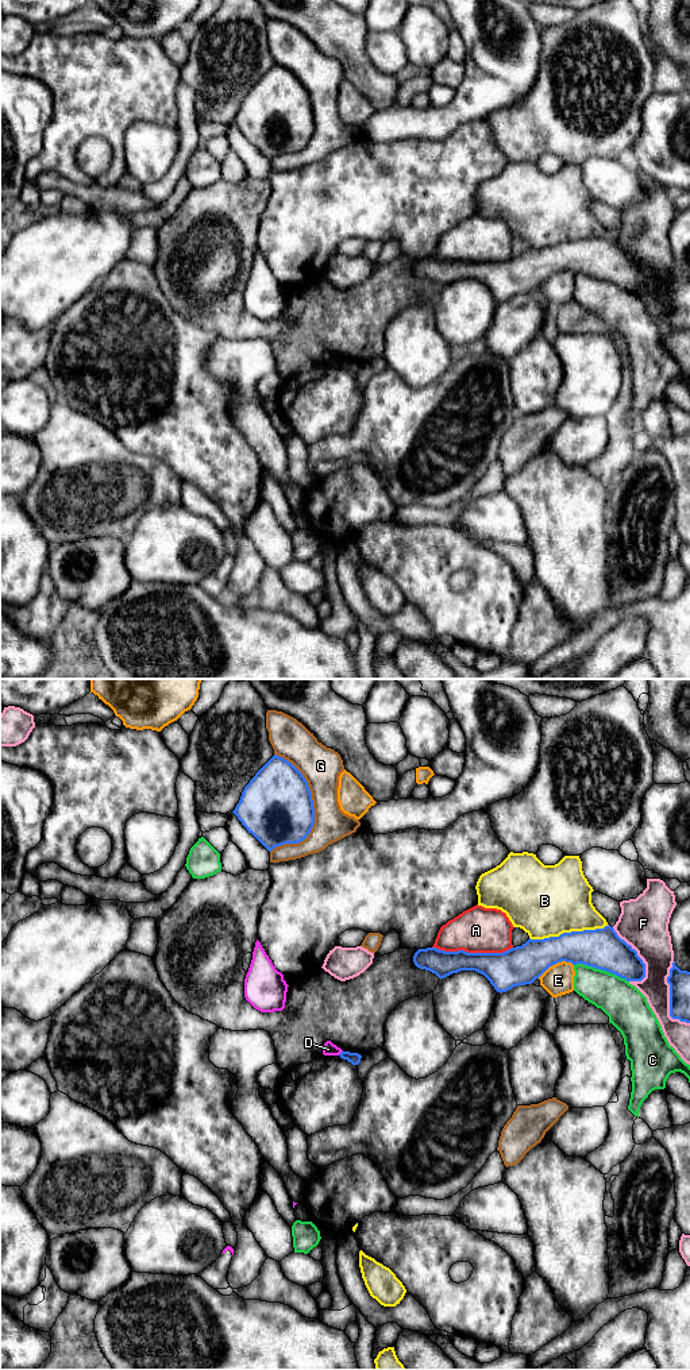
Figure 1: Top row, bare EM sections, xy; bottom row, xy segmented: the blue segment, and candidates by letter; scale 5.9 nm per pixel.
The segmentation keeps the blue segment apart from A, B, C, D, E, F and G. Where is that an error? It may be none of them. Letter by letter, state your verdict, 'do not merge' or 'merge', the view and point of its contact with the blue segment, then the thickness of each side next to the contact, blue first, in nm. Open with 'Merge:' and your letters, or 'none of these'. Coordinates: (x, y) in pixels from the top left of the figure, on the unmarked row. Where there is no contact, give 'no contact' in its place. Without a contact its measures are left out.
Merge: none of these
A: do not merge | xy (473, 262) | 220/280 nm
B: do not merge | xy (567, 242) | 240/440 nm
C: do not merge | xy (601, 278) | 240/240 nm
D: do not merge | xy (340, 362) | 70/80 nm
E: do not merge | xy (555, 271) | 240/180 nm
F: do not merge | xy (636, 263) | 240/300 nm
G: do not merge | xy (313, 119) | 440/220 nm

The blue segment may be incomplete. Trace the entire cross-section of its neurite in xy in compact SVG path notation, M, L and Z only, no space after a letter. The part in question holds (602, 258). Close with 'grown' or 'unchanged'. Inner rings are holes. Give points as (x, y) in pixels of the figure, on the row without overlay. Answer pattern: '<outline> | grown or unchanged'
M612 235L563 242L559 246L528 248L504 262L444 261L419 258L413 265L417 277L444 287L460 279L483 283L497 301L532 293L558 271L583 273L606 279L627 290L641 290L645 273L637 261L621 248Z | unchanged

